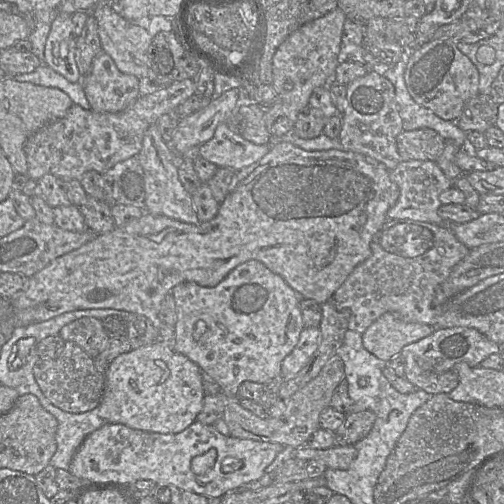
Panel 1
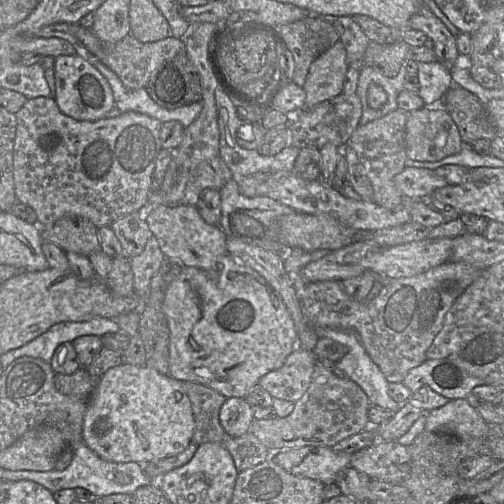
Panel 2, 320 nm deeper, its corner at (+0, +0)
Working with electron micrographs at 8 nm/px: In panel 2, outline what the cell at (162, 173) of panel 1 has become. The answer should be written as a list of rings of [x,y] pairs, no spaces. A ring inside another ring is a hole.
[[[161,204],[147,210],[146,222],[166,258],[180,261],[185,267],[210,271],[219,267],[221,259],[228,254],[226,235],[219,226],[207,224],[196,206]]]

